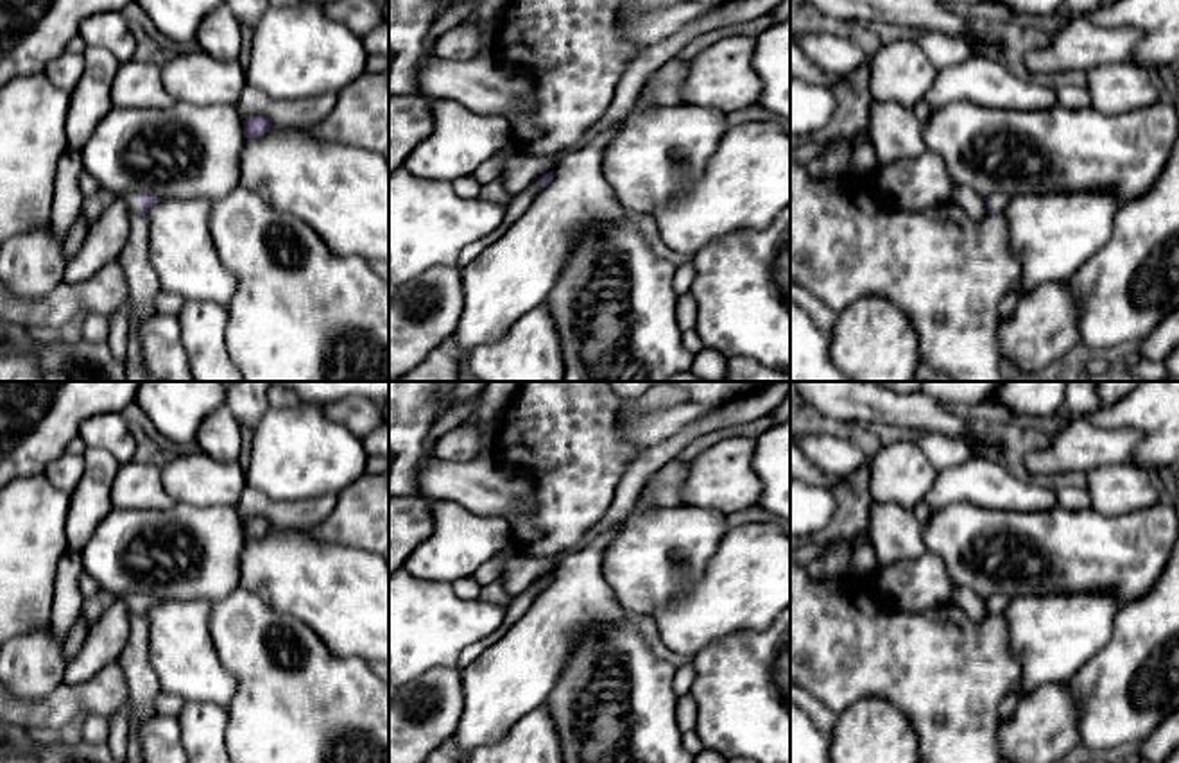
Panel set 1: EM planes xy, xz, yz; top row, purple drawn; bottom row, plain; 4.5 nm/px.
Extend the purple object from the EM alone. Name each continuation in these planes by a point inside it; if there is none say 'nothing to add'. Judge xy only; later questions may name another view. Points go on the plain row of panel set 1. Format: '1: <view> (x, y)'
1: xy (133, 604)

